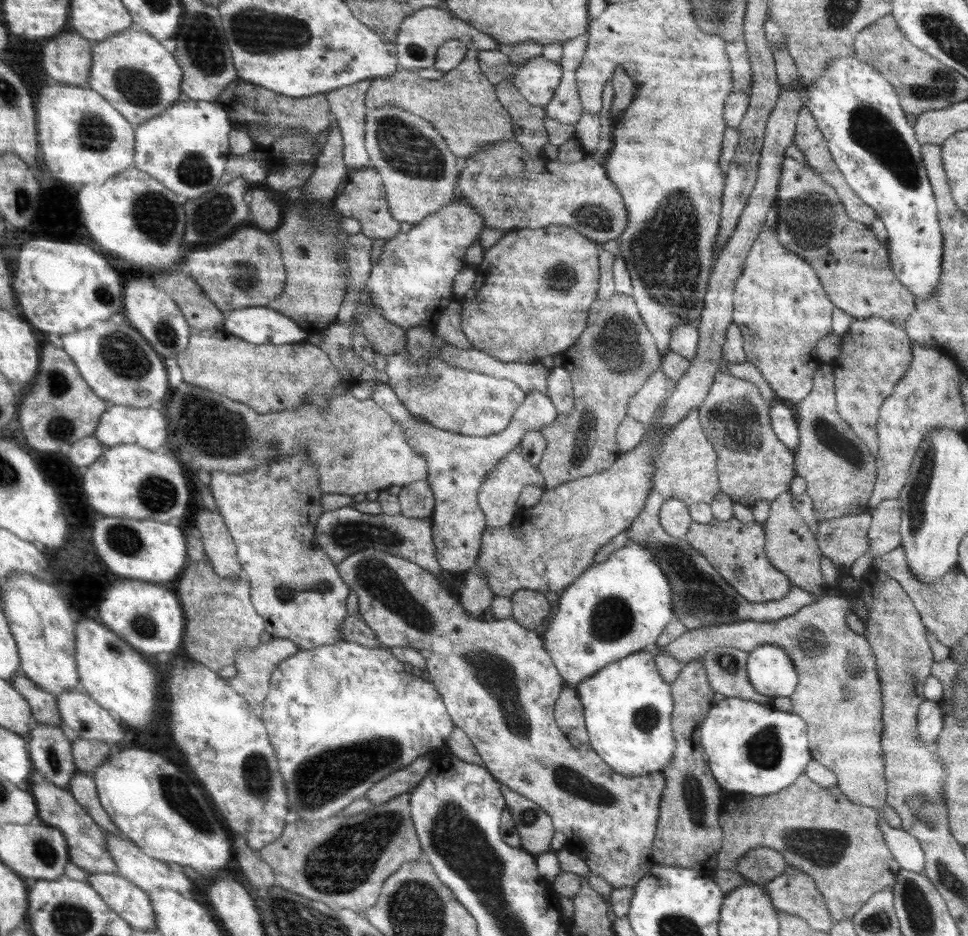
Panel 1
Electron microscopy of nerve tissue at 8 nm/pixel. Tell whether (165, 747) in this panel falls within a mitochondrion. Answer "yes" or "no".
no

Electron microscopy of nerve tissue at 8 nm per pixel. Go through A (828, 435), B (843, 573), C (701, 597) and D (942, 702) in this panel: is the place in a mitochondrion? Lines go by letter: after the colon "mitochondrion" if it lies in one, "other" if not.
A: mitochondrion
B: other
C: mitochondrion
D: other

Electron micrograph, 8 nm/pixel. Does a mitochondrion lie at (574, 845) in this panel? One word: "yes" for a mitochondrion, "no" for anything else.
no

